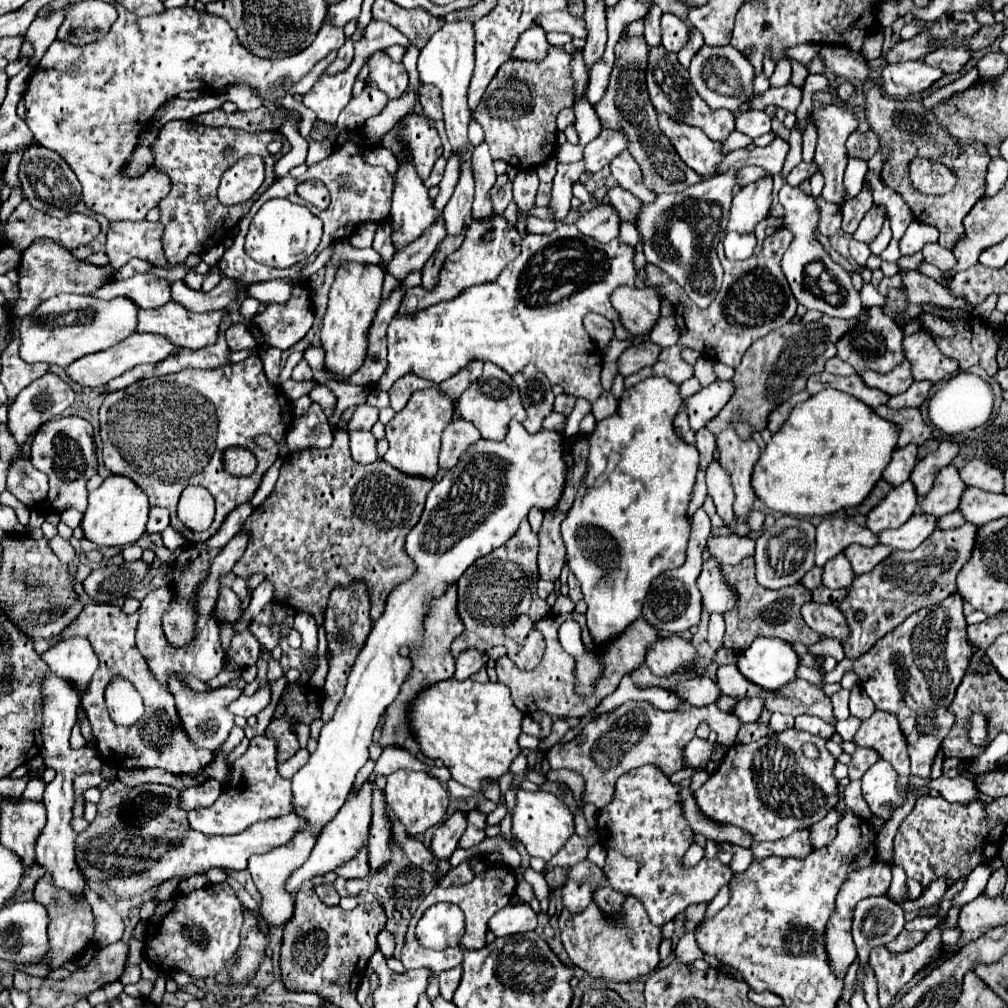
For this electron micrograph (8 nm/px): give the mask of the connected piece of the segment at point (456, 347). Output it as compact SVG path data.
M560 223L548 235L528 235L522 241L522 253L518 259L514 259L494 283L474 285L456 299L432 305L420 311L416 317L392 319L388 325L388 369L378 381L378 389L388 391L392 383L406 373L416 373L424 379L440 383L456 375L460 367L466 367L466 363L482 359L502 367L510 375L522 371L528 363L534 363L534 367L538 367L552 385L564 387L564 393L596 401L602 393L602 355L586 335L582 319L590 311L600 313L606 319L618 319L618 313L610 303L610 295L622 285L636 287L634 253L636 249L620 239L598 243L596 239L582 235L576 225L568 223Z

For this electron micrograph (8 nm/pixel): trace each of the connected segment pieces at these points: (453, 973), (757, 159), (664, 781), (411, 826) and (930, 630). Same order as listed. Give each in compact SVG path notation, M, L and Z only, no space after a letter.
M454 967L450 971L442 971L440 973L440 995L450 1001L454 991L458 989L458 983L460 983L460 977L462 977L462 967Z
M776 137L770 145L766 147L756 147L754 151L738 149L732 151L732 155L726 155L722 165L718 167L718 173L724 173L728 167L746 167L746 165L760 165L772 175L780 173L786 161L786 155L790 151L790 143L786 139Z
M644 765L634 771L628 771L626 775L618 779L614 799L598 813L600 843L608 851L604 873L608 877L610 887L614 887L616 891L624 895L634 895L636 899L640 899L646 913L650 915L650 921L658 927L674 919L680 911L684 911L692 903L708 903L720 891L720 887L728 885L728 881L734 875L732 869L724 865L717 857L705 859L705 863L698 863L696 867L690 867L690 869L682 867L682 857L692 845L694 831L682 819L682 809L678 805L680 803L678 791L680 787L672 785L670 779L658 767Z
M396 771L388 775L384 795L396 819L406 827L410 835L424 833L428 827L440 823L448 807L448 791L444 783L440 783L430 773L424 773L424 771Z
M952 593L942 603L936 603L934 607L924 607L922 611L916 611L894 631L886 633L866 655L862 655L854 661L854 673L860 677L862 687L868 693L868 697L874 701L876 709L898 715L900 729L904 731L904 735L908 739L912 773L922 779L930 779L930 769L932 769L934 757L954 725L954 713L948 709L954 699L954 691L958 689L958 685L968 669L968 659L974 653L972 645L966 639L966 619L962 613L962 605L964 605L964 599L956 593Z

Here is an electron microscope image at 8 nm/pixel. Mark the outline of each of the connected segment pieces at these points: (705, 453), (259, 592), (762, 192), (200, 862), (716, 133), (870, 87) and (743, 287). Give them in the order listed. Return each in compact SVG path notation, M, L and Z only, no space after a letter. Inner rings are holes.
M708 429L696 431L696 449L700 453L700 469L706 471L706 467L714 461L716 451L716 437Z
M262 581L262 583L254 589L252 599L250 599L250 605L248 605L248 609L244 611L244 615L242 615L242 623L238 623L238 627L242 627L244 623L252 621L252 619L262 611L262 607L264 607L268 601L272 601L272 591L274 591L272 585L266 583L266 581Z
M758 179L752 185L740 189L732 199L728 231L736 231L742 235L754 233L756 225L768 217L772 203L772 179Z
M296 813L278 817L278 819L268 819L262 823L254 823L252 827L248 827L244 833L238 835L202 835L200 831L190 831L186 835L184 841L180 841L174 849L166 851L158 863L142 873L136 873L132 877L122 877L122 879L112 879L108 885L116 895L122 897L130 897L136 893L146 891L152 885L160 885L166 879L172 877L190 877L198 871L210 869L210 867L222 867L222 869L246 869L246 861L250 855L254 853L268 853L274 847L282 845L282 843L290 843L290 839L294 835L298 835L298 831L306 831L306 819L302 819Z
M662 45L650 47L648 67L646 67L646 85L648 85L650 101L656 109L656 113L668 113L676 119L682 119L688 125L700 127L712 141L726 141L726 137L734 131L734 113L726 111L726 109L712 111L706 105L706 101L692 87L690 77L688 77L688 69L684 69L678 63L678 55L672 51L666 51Z
M874 79L864 81L864 99L866 99L866 121L868 121L870 129L878 135L880 147L886 147L890 151L888 159L882 167L882 181L904 197L904 201L912 209L916 221L934 225L940 231L938 243L942 243L942 247L952 249L964 231L962 219L976 205L976 201L984 197L986 169L990 163L990 155L988 155L986 147L982 147L980 143L958 147L956 141L944 129L940 129L936 125L932 113L926 107L922 107L920 101L916 101L916 99L904 99L904 101L884 99L882 89L876 85ZM914 155L922 155L922 157L950 165L958 175L958 183L956 183L954 191L948 195L940 195L940 197L922 195L920 191L916 191L908 177L908 163L912 161Z
M780 227L770 237L766 237L762 255L750 257L746 261L728 261L722 253L722 245L720 245L718 257L724 267L724 281L722 281L718 299L714 299L712 305L706 309L696 307L690 301L690 297L686 295L686 291L682 291L682 287L678 287L678 283L674 279L670 279L660 267L646 263L646 273L648 273L646 285L660 285L664 289L664 297L676 307L676 321L678 319L682 321L684 331L680 331L680 341L674 347L668 347L662 351L662 355L658 359L660 363L628 375L626 387L632 387L638 381L642 381L646 377L654 377L654 375L668 377L670 381L678 384L693 377L694 366L682 361L682 357L680 357L682 347L692 347L692 349L700 351L702 355L708 355L730 367L736 367L740 363L744 351L756 339L760 339L760 337L768 335L770 331L788 323L796 315L796 305L798 305L782 271L780 271L780 259L782 259L782 253L786 251L786 247L790 245L790 241L792 241L792 233L784 227Z

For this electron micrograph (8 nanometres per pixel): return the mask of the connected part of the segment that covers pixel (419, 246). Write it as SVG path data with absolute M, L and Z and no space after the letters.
M440 215L440 219L434 223L434 227L430 227L420 239L410 243L406 249L394 253L394 257L386 263L386 273L394 275L398 281L404 281L410 273L422 271L424 263L428 261L428 257L434 253L436 245L444 237L446 237L446 231L444 231L444 223L442 223L442 215Z

